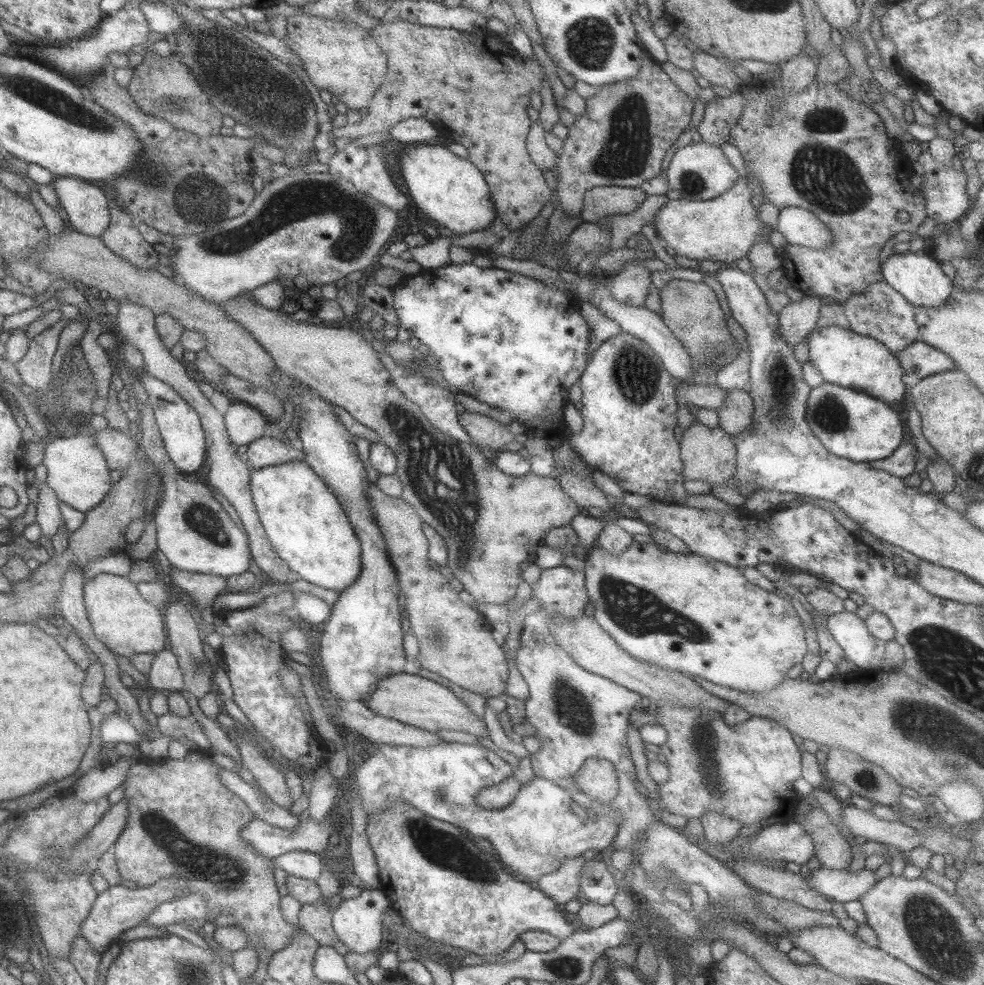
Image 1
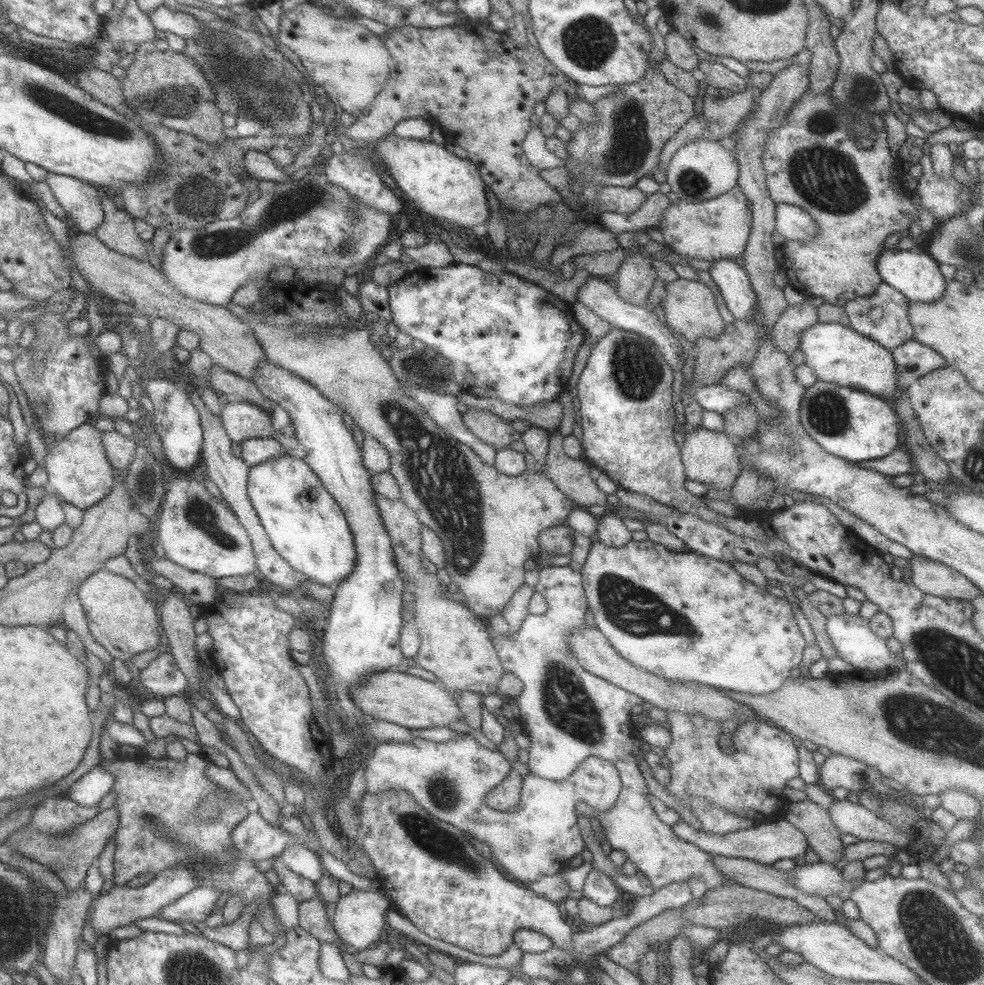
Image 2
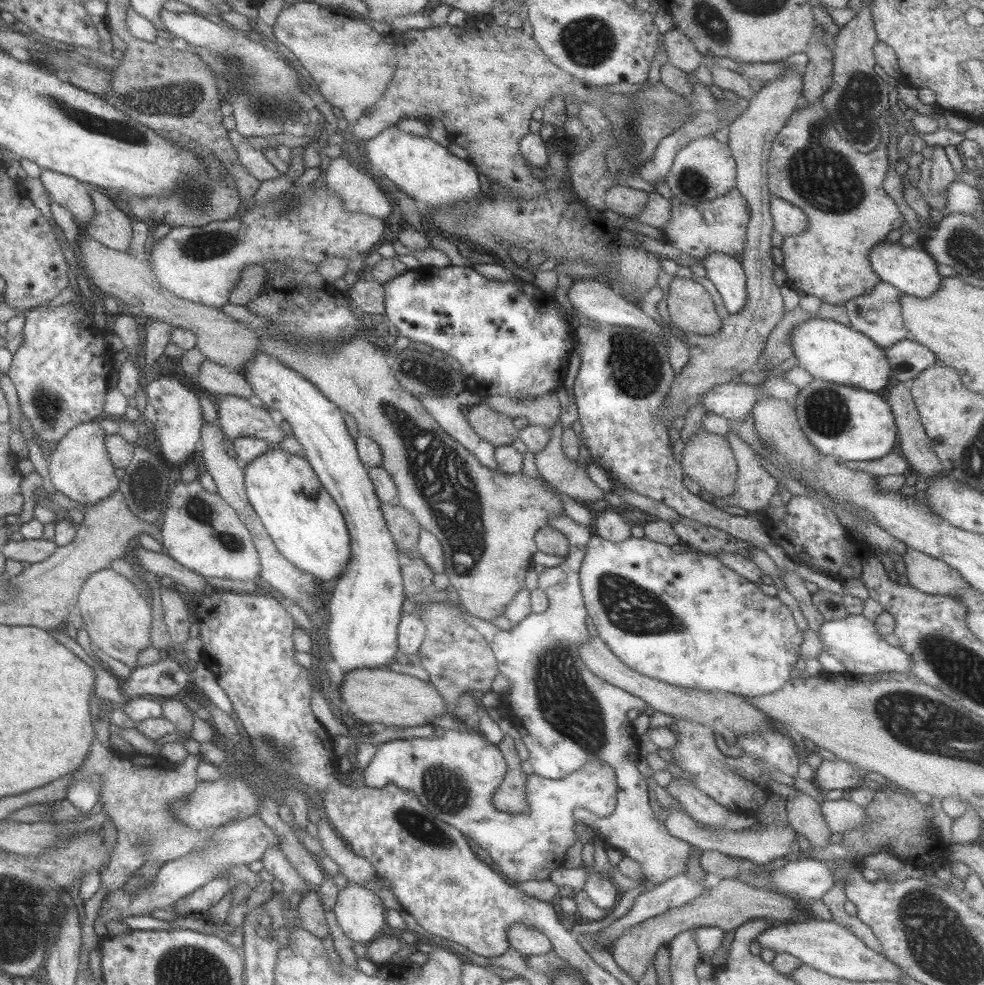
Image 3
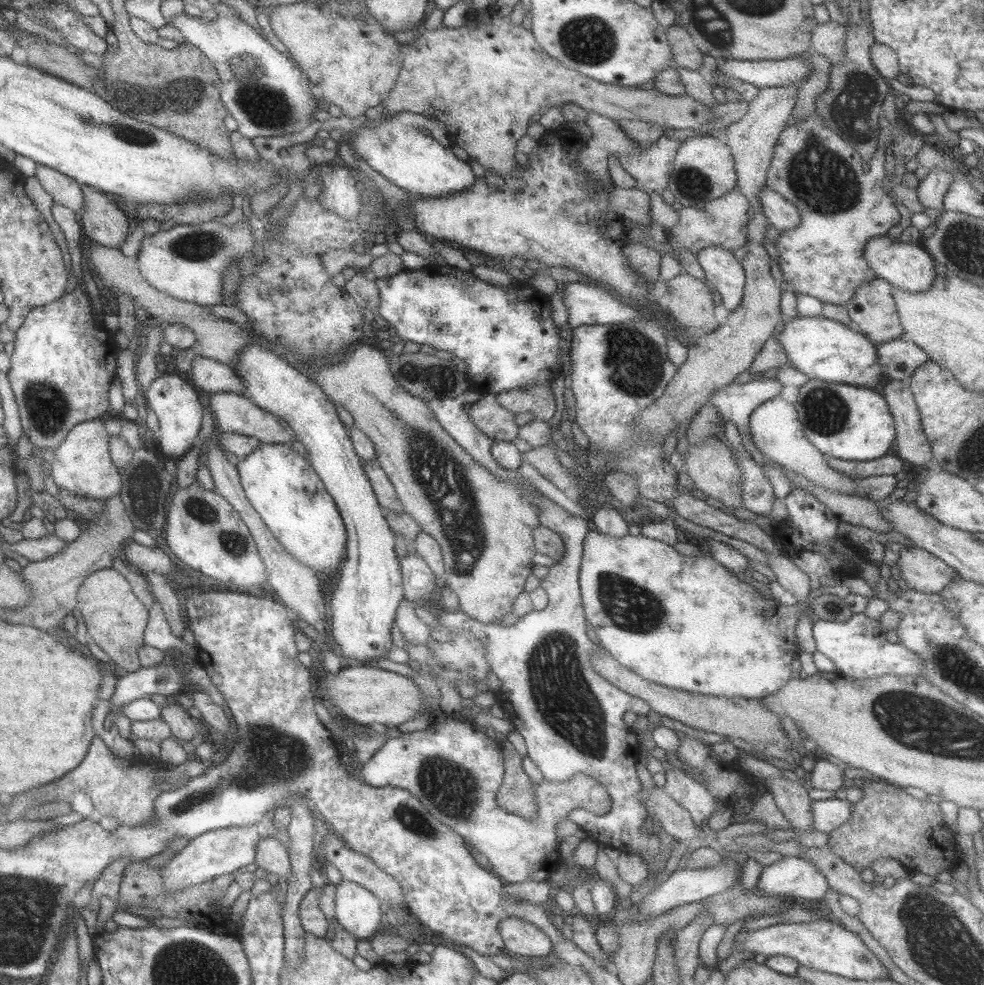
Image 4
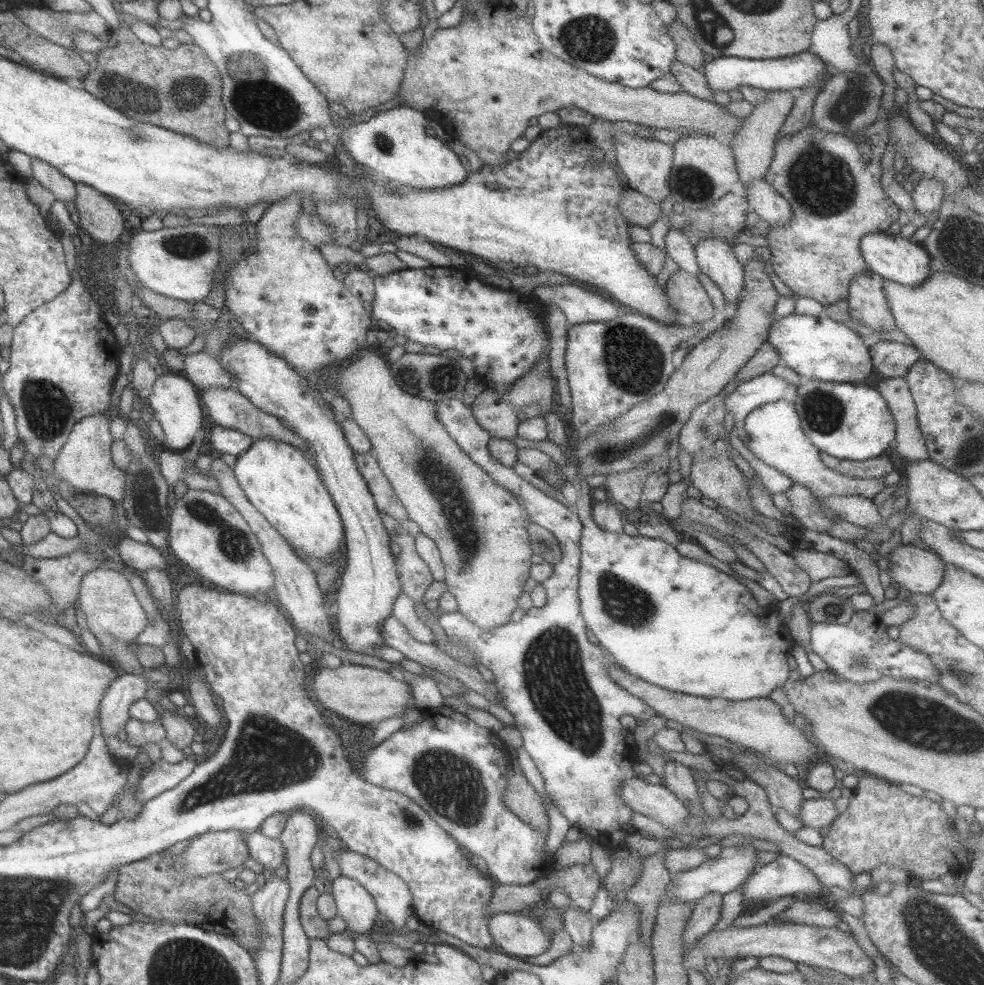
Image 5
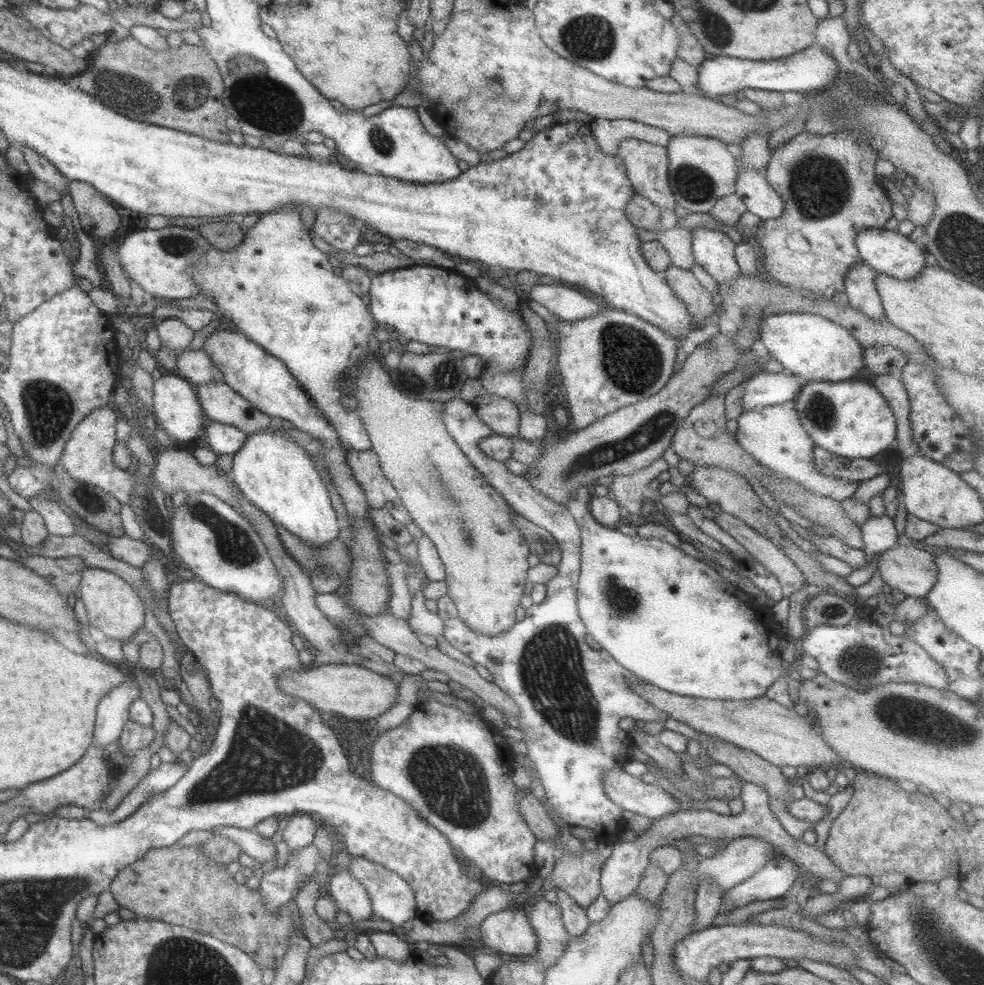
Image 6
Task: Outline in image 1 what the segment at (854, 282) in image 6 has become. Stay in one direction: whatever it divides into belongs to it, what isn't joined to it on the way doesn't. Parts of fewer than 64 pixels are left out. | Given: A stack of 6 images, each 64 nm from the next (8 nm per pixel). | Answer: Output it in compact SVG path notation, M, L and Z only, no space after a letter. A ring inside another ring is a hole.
M884 281L875 282L864 292L847 297L841 306L843 314L849 322L849 330L877 339L894 354L909 346L911 342L918 341L917 323L913 319L916 306L907 302Z

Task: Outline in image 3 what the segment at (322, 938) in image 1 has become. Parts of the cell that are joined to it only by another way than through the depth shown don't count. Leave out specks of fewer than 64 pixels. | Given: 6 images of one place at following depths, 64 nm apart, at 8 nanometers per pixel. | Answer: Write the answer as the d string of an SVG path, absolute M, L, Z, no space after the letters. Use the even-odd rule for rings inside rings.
M316 889L302 896L295 912L298 914L298 926L303 930L320 939L330 936L329 927L327 927L323 914L325 911Z

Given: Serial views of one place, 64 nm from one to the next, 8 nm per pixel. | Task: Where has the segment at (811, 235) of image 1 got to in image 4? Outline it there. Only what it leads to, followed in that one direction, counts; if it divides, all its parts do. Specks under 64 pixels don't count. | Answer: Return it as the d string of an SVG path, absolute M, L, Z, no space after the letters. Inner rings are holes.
M765 188L763 191L757 192L757 196L758 204L760 204L769 225L780 233L789 232L791 228L795 228L801 221L797 208L777 192Z

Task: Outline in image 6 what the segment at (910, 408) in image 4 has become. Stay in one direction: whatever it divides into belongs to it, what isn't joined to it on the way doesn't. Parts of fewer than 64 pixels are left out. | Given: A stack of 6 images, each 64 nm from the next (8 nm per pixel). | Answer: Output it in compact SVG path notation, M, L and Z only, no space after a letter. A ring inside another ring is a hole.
M879 374L873 378L873 384L877 392L887 401L896 421L896 435L894 440L901 442L899 450L909 448L911 454L919 455L917 445L911 439L911 428L909 423L909 397L907 391L901 384L899 376L892 374Z

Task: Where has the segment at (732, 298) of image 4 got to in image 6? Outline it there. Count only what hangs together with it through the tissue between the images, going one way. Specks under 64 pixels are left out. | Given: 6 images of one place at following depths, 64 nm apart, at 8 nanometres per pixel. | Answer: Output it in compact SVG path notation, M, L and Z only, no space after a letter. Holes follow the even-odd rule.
M703 227L693 228L691 232L691 252L695 264L723 285L735 281L739 266L735 263L733 247L736 245L727 234Z

